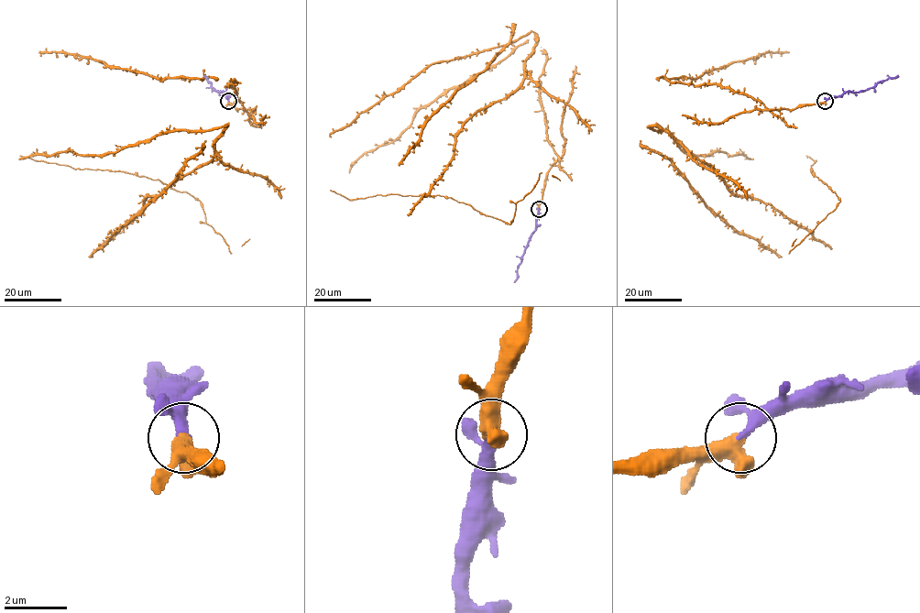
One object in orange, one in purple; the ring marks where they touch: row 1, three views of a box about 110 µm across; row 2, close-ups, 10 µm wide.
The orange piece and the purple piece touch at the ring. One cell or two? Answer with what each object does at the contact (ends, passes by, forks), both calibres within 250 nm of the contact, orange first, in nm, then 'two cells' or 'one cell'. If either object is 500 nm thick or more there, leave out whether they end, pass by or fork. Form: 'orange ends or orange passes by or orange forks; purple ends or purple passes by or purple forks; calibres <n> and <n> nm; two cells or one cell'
calibres 600 and 240 nm; one cell

